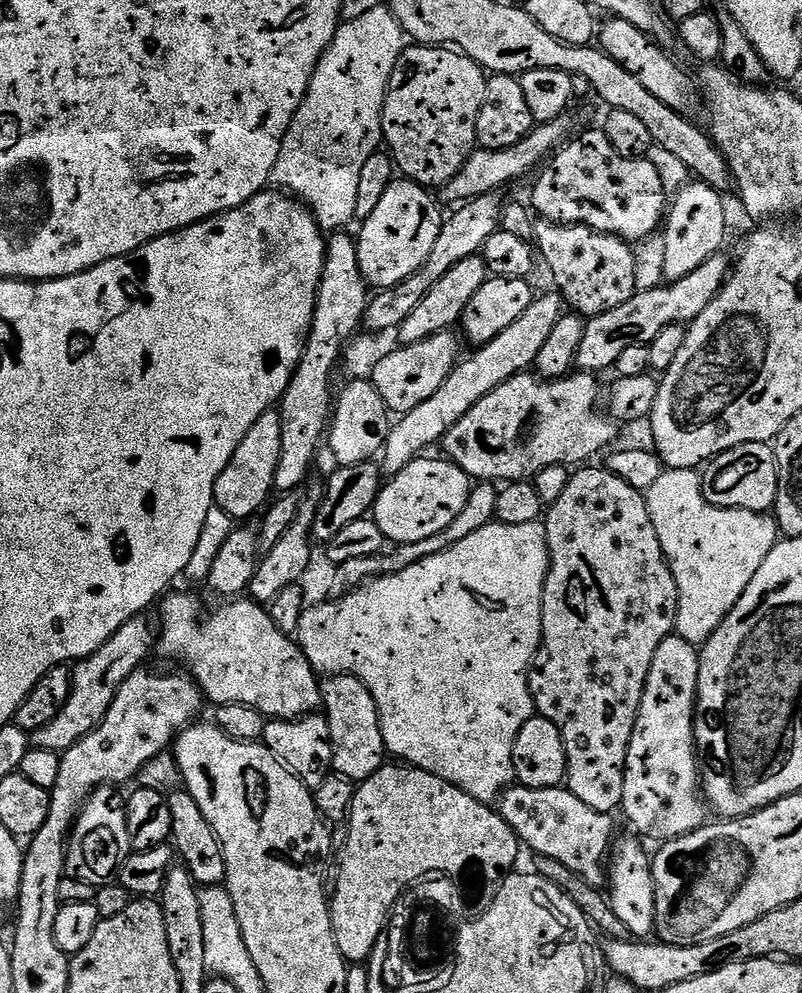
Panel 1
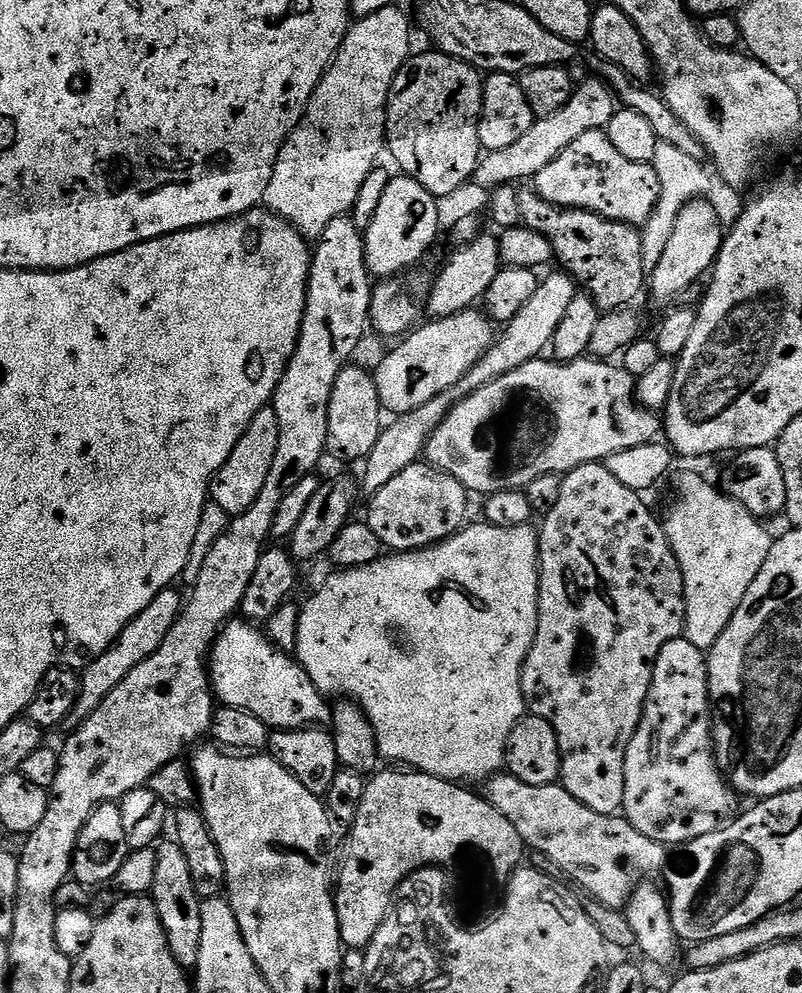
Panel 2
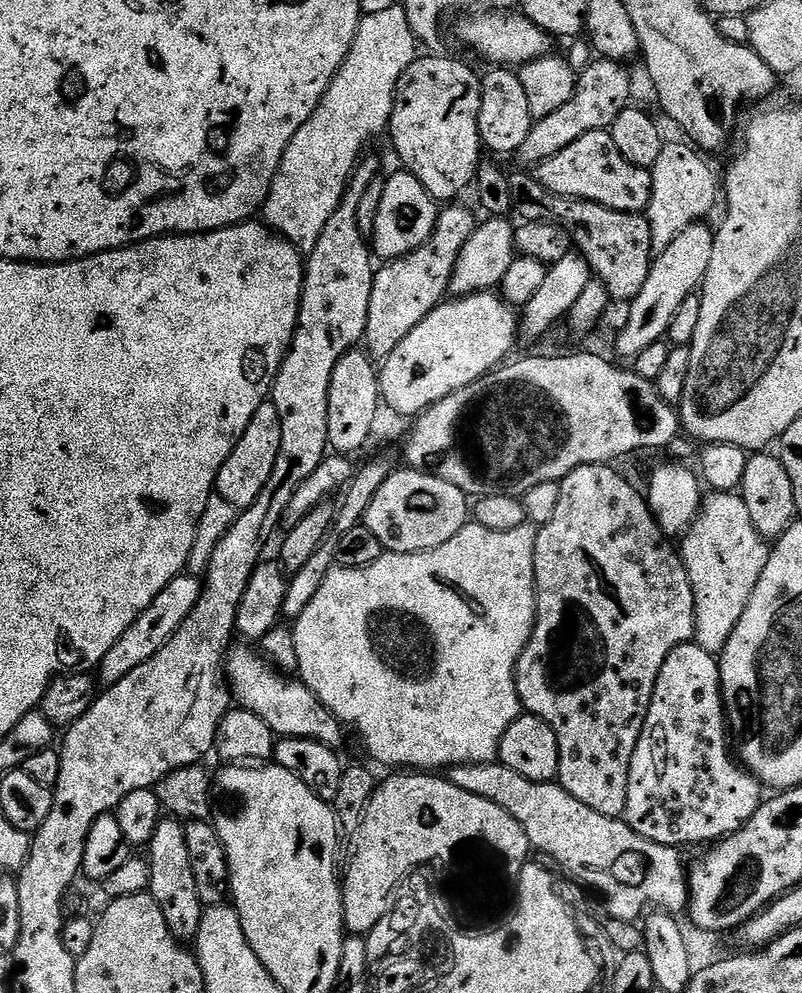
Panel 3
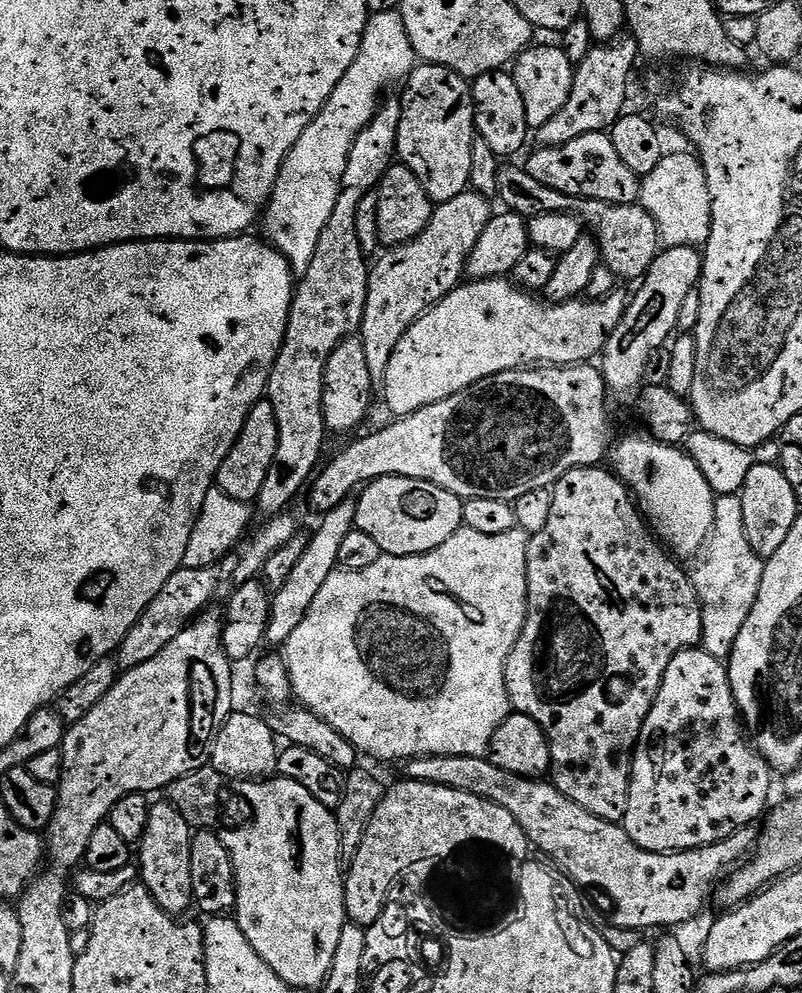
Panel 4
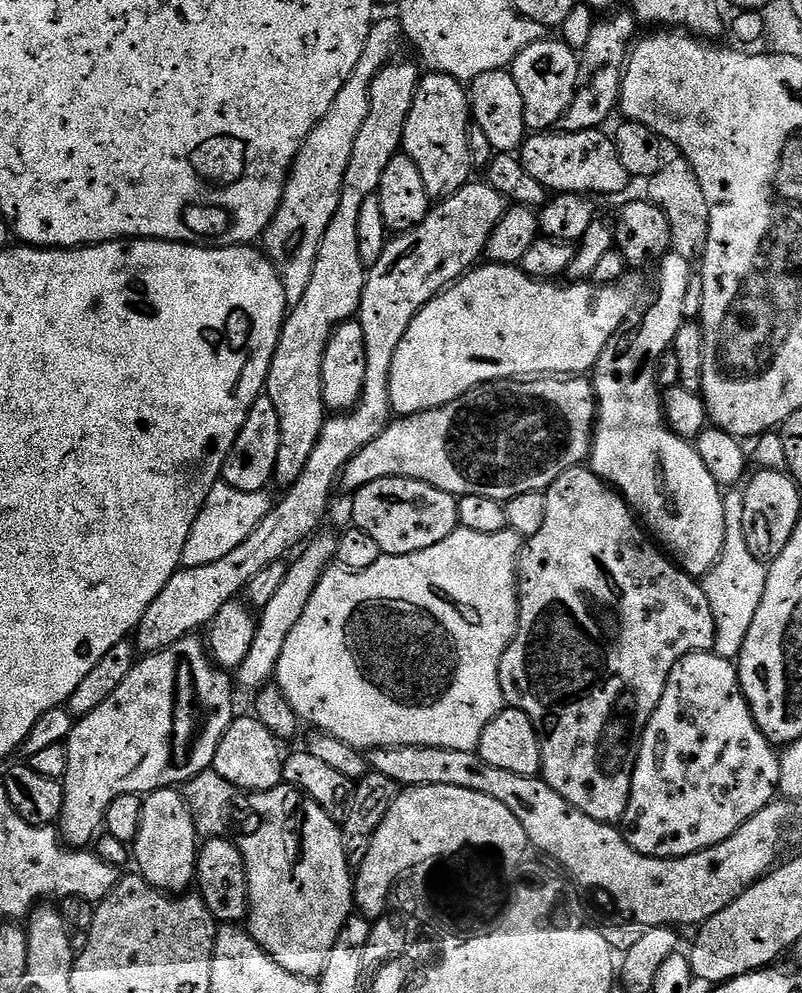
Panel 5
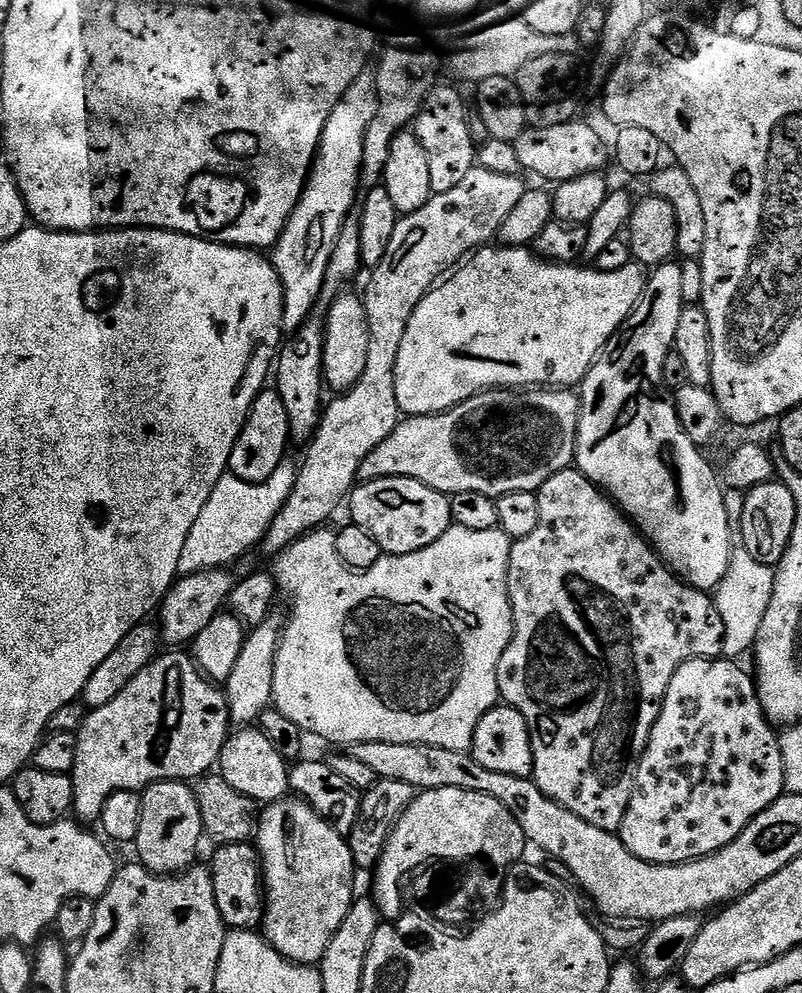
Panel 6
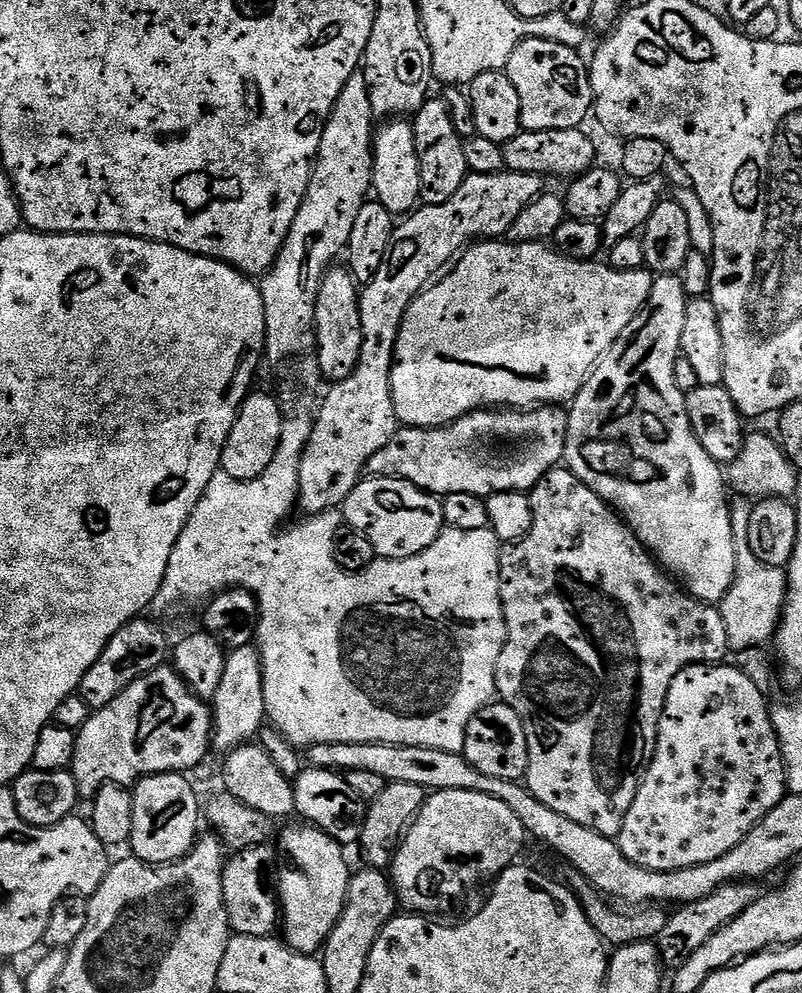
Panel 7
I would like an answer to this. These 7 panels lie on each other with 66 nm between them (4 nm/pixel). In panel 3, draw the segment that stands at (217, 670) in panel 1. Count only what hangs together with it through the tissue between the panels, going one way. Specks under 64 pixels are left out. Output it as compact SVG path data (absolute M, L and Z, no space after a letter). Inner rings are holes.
M235 648L226 656L226 680L230 685L231 699L239 707L250 710L250 714L258 714L258 718L262 718L262 722L266 722L266 726L270 726L277 737L317 740L328 748L343 749L345 725L337 720L330 709L322 706L320 699L307 688L303 680L277 672L259 651Z

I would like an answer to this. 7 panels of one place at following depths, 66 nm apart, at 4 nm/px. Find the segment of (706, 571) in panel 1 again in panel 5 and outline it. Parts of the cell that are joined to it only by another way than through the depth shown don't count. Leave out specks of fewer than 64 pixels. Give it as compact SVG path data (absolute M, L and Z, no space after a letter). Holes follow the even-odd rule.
M729 491L724 496L724 548L720 551L718 562L702 580L716 627L714 651L718 656L729 658L739 657L742 642L750 630L750 622L754 622L754 613L758 611L758 602L762 602L762 594L766 594L768 577L765 561L754 558L754 554L750 554L750 546L746 546L746 534L742 526L743 513L743 491Z

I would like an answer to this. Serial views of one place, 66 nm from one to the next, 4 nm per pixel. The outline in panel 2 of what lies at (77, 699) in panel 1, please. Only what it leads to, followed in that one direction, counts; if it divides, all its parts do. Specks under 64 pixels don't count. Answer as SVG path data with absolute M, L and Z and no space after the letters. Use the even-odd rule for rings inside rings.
M175 587L162 590L162 594L158 594L158 598L154 598L154 602L150 602L150 606L146 606L146 610L138 614L138 618L134 618L124 627L115 642L83 669L80 677L80 697L68 716L69 725L83 724L84 720L90 714L94 714L94 710L98 710L98 706L102 706L107 696L119 686L122 678L126 678L130 670L134 670L134 666L142 666L142 662L146 662L146 658L150 658L150 654L154 654L158 646L162 646L166 634L170 634L174 622L182 611L182 596L176 591Z

